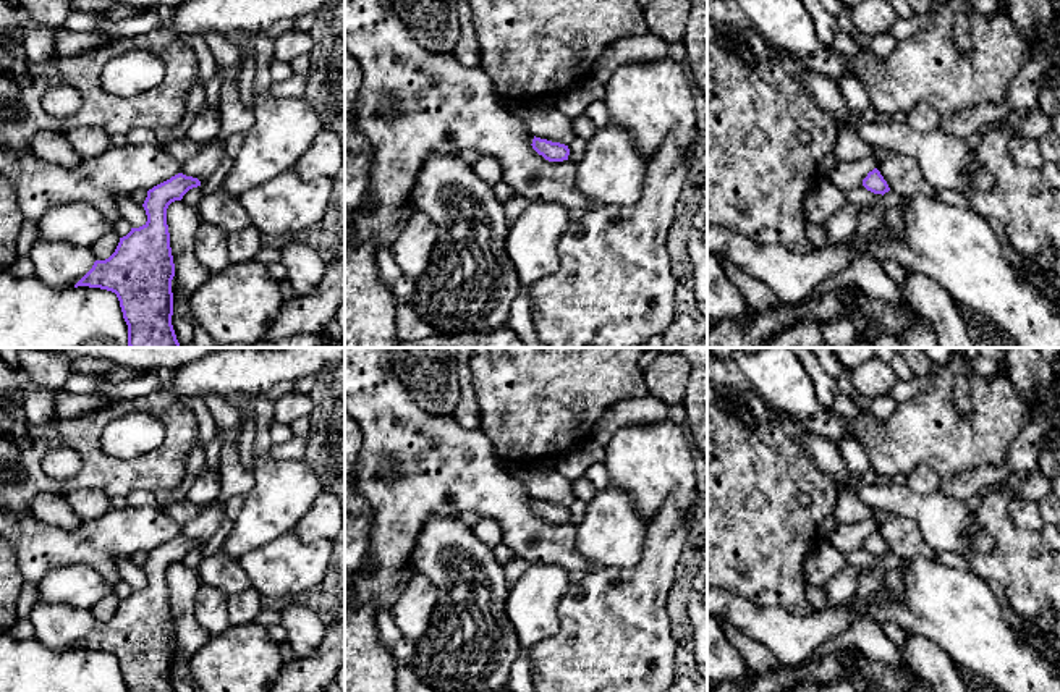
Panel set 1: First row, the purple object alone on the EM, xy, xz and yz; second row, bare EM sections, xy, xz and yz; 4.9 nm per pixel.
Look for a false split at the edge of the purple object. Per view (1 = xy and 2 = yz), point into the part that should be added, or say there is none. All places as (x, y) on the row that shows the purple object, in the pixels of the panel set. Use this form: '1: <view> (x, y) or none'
1: none
2: none

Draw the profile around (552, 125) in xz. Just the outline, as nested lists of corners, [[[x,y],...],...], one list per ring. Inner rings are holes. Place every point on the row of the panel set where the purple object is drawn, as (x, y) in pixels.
[[[515,102],[515,115],[523,121],[524,128],[536,137],[570,146],[578,136],[573,120],[557,108],[536,112]]]

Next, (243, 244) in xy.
[[[249,225],[244,230],[228,233],[230,262],[248,262],[256,257],[262,247],[262,233]]]

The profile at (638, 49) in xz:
[[[647,31],[642,36],[631,36],[612,44],[594,63],[591,76],[605,86],[615,71],[625,65],[659,61],[667,57],[668,44]]]

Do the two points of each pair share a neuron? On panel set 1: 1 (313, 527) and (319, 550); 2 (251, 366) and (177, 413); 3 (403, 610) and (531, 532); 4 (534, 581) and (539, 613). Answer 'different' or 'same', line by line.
1: different
2: different
3: different
4: same

